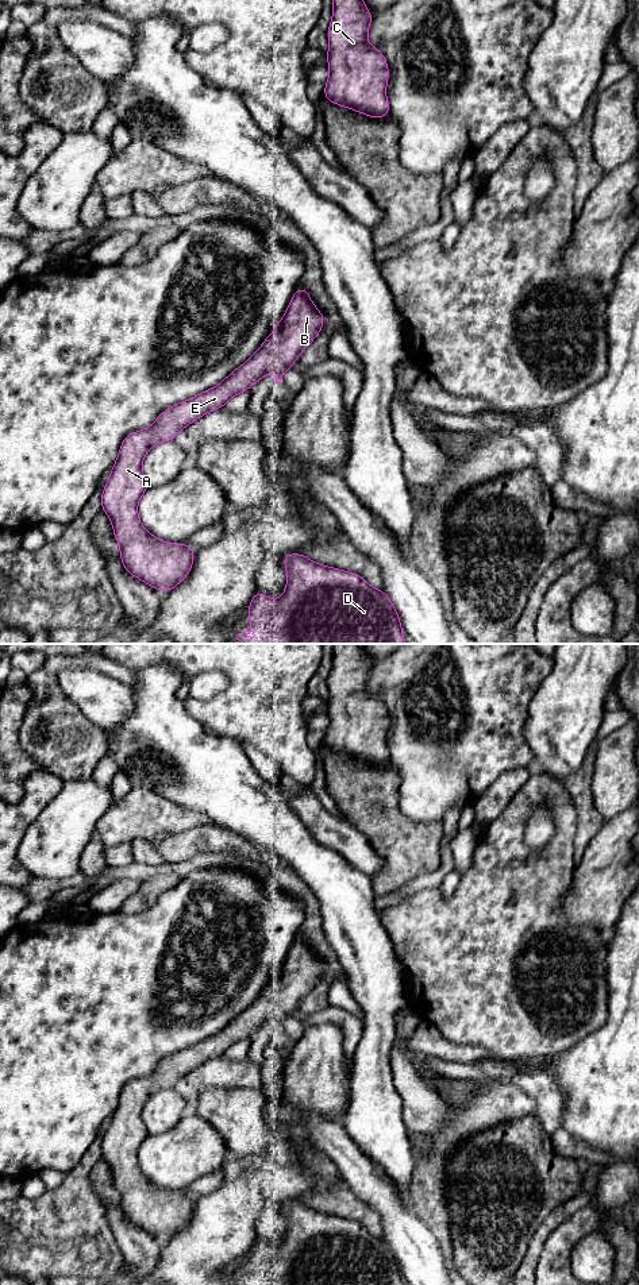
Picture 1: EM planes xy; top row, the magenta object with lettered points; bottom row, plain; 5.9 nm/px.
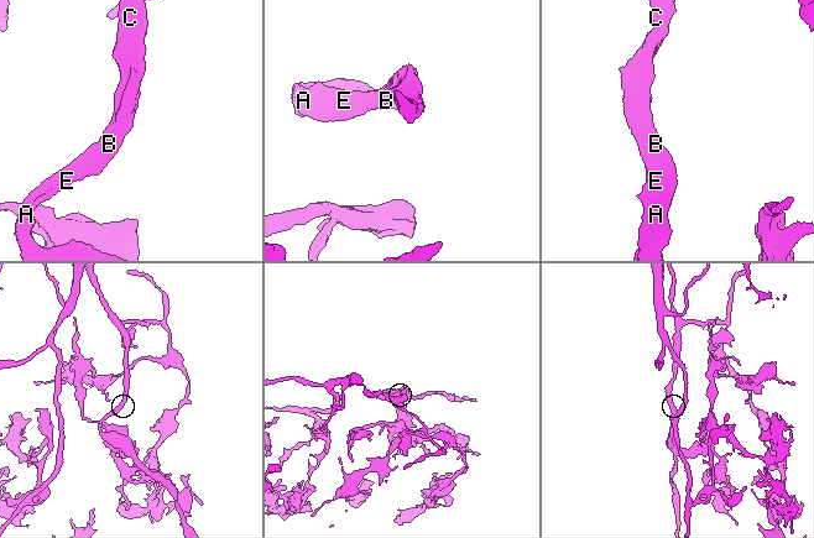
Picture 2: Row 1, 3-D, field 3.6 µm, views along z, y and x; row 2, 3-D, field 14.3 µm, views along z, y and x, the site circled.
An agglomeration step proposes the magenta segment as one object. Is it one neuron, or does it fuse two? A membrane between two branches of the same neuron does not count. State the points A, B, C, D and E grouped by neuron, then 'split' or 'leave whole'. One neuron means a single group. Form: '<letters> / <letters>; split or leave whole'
A B C D E; leave whole

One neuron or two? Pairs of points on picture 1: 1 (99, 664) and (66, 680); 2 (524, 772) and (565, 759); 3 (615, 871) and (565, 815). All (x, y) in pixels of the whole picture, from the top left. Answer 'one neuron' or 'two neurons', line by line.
1: two neurons
2: two neurons
3: two neurons

